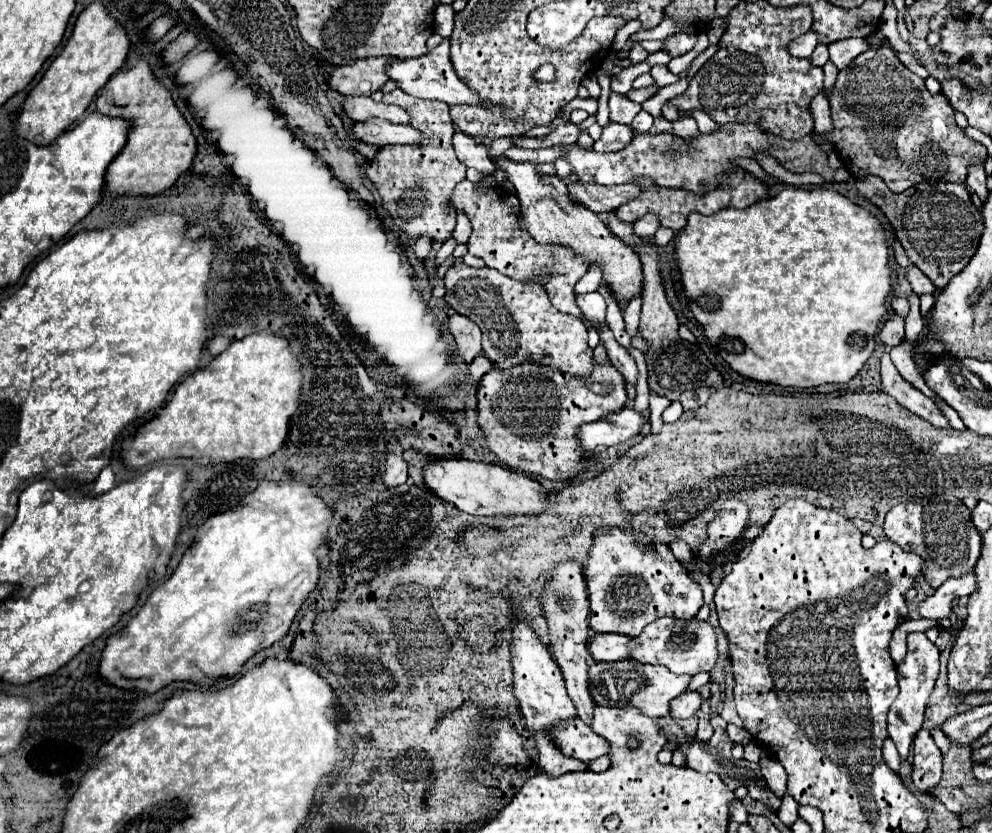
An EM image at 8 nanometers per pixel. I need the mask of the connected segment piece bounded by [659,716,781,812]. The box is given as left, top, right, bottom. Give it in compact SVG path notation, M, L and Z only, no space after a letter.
M665 716L665 718L659 718L659 726L661 726L661 732L667 736L669 742L677 742L683 750L685 750L685 756L687 756L687 766L697 770L697 772L717 772L721 776L721 780L725 782L727 788L735 790L737 786L745 786L749 790L749 796L761 804L765 804L767 808L771 808L773 812L777 812L781 808L781 798L767 786L763 774L761 774L761 768L759 764L753 764L753 762L747 762L747 760L735 760L731 756L731 746L733 742L727 738L727 722L721 718L721 716L715 716L713 718L713 728L715 728L715 734L711 736L711 740L707 742L697 742L695 738L689 738L683 734L683 730L677 726L677 722L671 718L671 716Z

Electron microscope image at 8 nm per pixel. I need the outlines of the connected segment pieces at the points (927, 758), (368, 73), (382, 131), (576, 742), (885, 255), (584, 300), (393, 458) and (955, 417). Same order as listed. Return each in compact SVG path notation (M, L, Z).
M917 732L913 740L913 784L919 792L927 794L939 784L941 778L941 752L929 732Z
M389 56L357 60L351 66L337 66L331 72L329 84L345 96L371 96L389 80L385 72L387 64Z
M367 120L357 122L353 126L353 132L359 140L375 146L387 146L387 144L421 144L423 134L417 132L413 126L403 124L389 124L387 120Z
M579 718L571 722L561 722L553 728L553 740L563 754L573 756L583 762L591 762L609 752L609 742L597 736L587 724Z
M785 188L777 196L759 200L743 210L723 208L717 214L703 216L691 214L687 226L679 232L675 240L675 258L681 270L681 280L685 294L689 298L689 306L697 322L705 328L705 336L711 344L719 350L721 358L741 376L747 376L757 382L771 382L783 388L811 388L831 382L849 382L869 360L871 352L875 350L875 338L879 334L879 324L887 318L887 296L891 292L891 266L889 266L889 244L887 234L881 222L863 206L851 202L847 196L827 190L827 188L813 188L813 190L799 190L799 188Z
M589 292L577 298L577 306L585 314L589 322L597 322L599 326L605 326L605 300L599 292Z
M389 454L385 464L385 484L387 486L399 486L407 482L407 462L399 454Z
M936 398L934 399L935 403L939 408L941 408L941 411L944 412L945 416L947 416L947 419L949 420L949 424L951 424L951 427L959 430L964 431L966 430L966 426L964 425L963 421L959 417L958 413L948 406L947 403L945 403L942 399Z

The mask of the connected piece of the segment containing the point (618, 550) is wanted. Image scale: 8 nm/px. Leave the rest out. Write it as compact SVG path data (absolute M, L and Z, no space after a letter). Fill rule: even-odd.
M597 532L585 570L593 632L639 636L643 628L657 618L673 616L685 620L697 616L703 606L701 586L689 578L665 544L647 546L647 542L649 538L635 532ZM665 586L669 586L669 592Z

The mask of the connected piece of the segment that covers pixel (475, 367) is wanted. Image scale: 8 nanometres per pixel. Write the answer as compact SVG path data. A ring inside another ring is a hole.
M481 354L481 356L477 356L477 358L469 364L469 374L471 374L471 378L473 378L473 380L477 380L477 382L479 382L479 380L481 380L481 376L483 376L485 372L489 372L493 366L495 366L495 364L493 364L487 356L483 356L483 354Z

